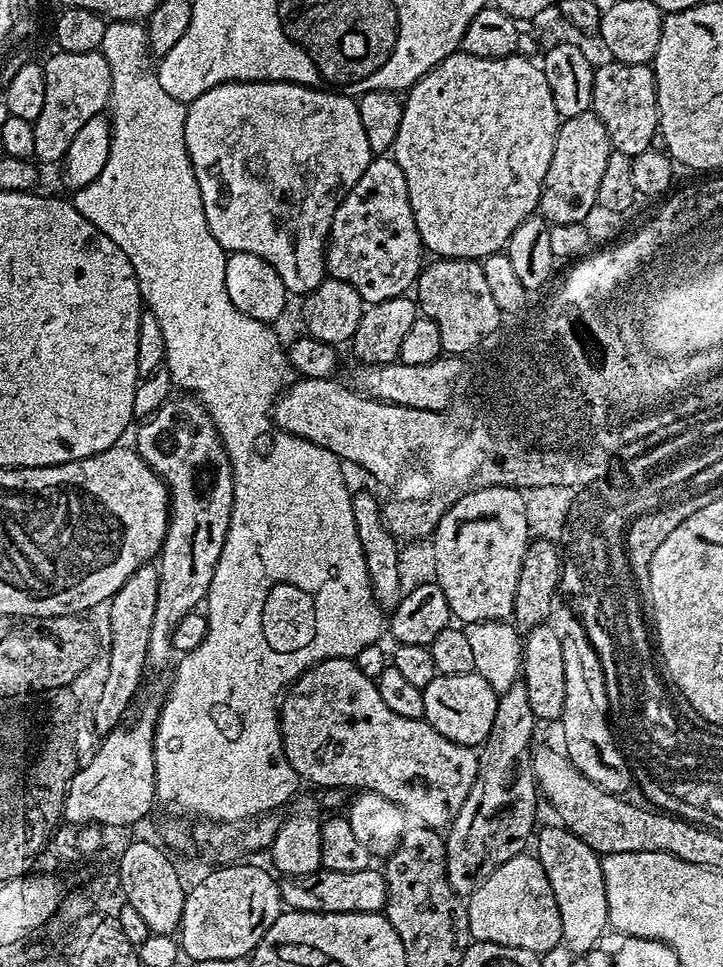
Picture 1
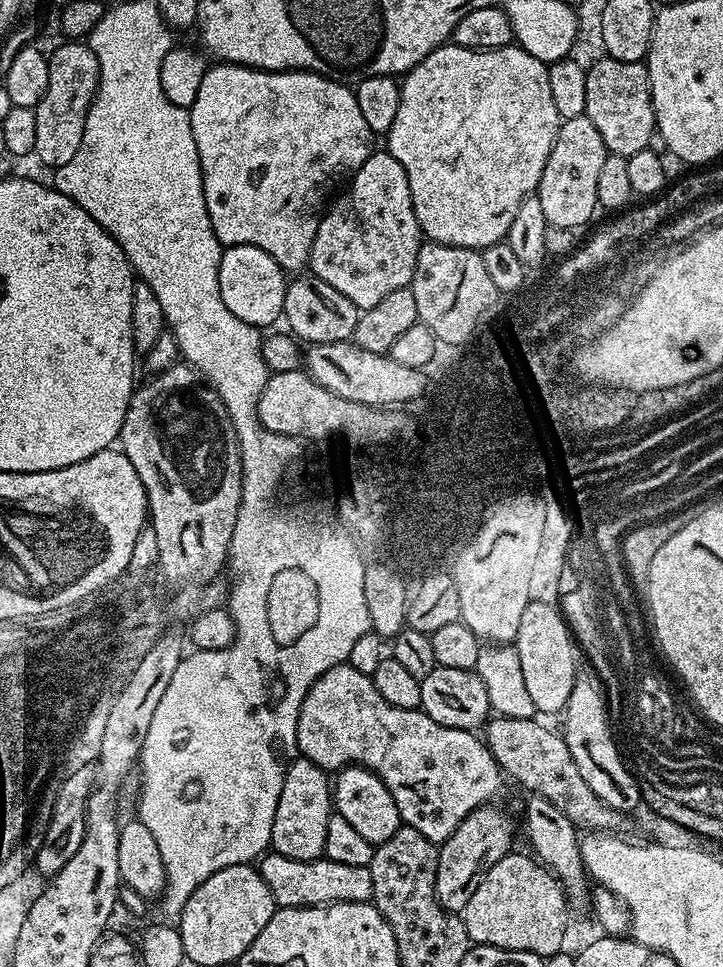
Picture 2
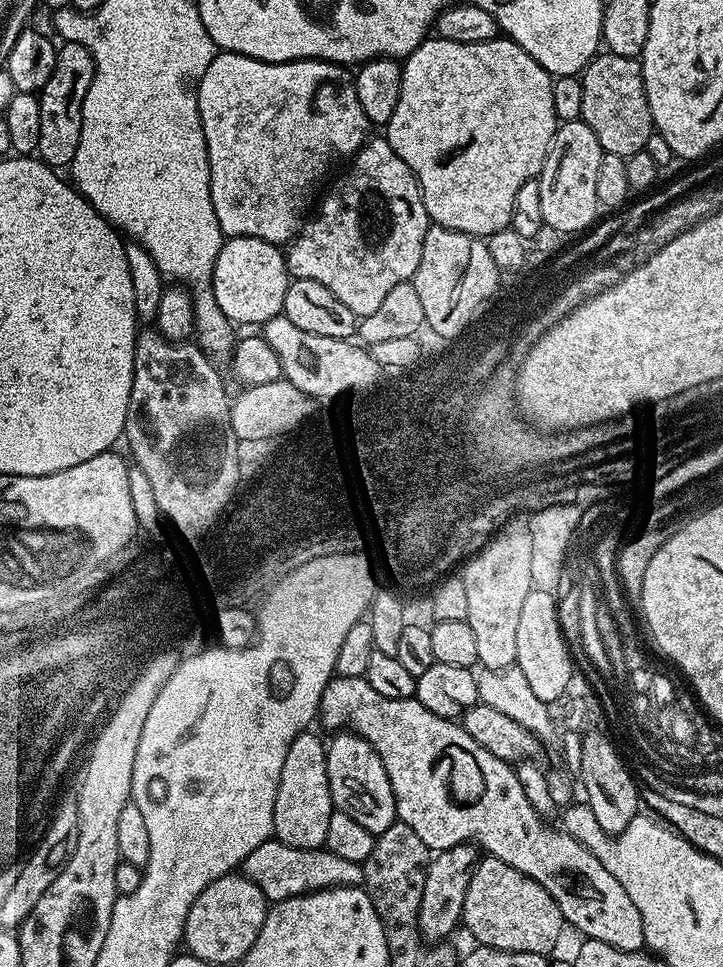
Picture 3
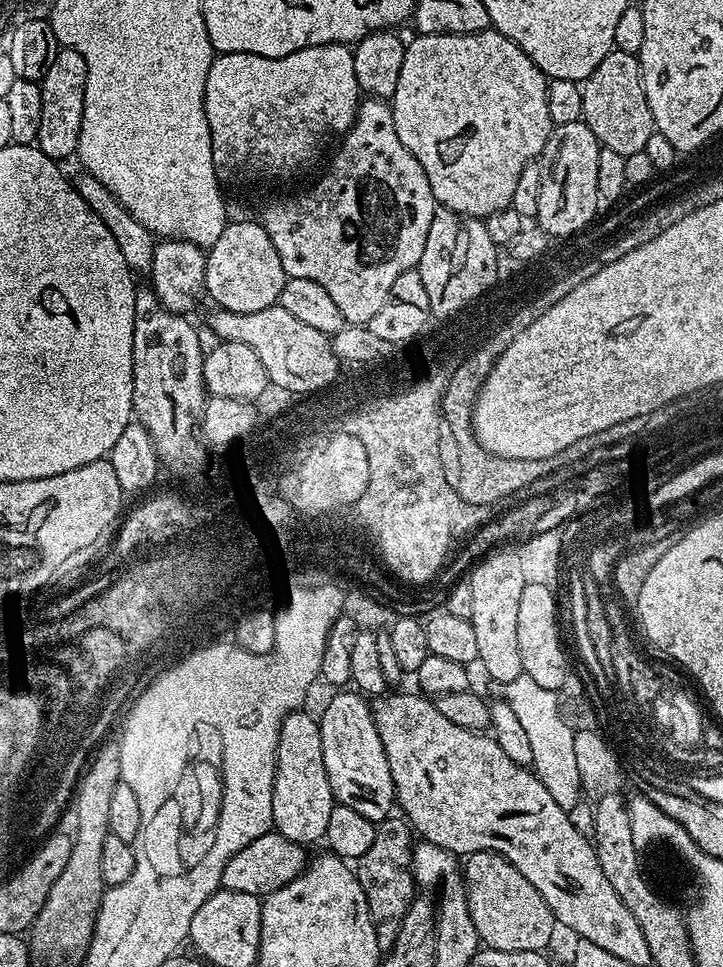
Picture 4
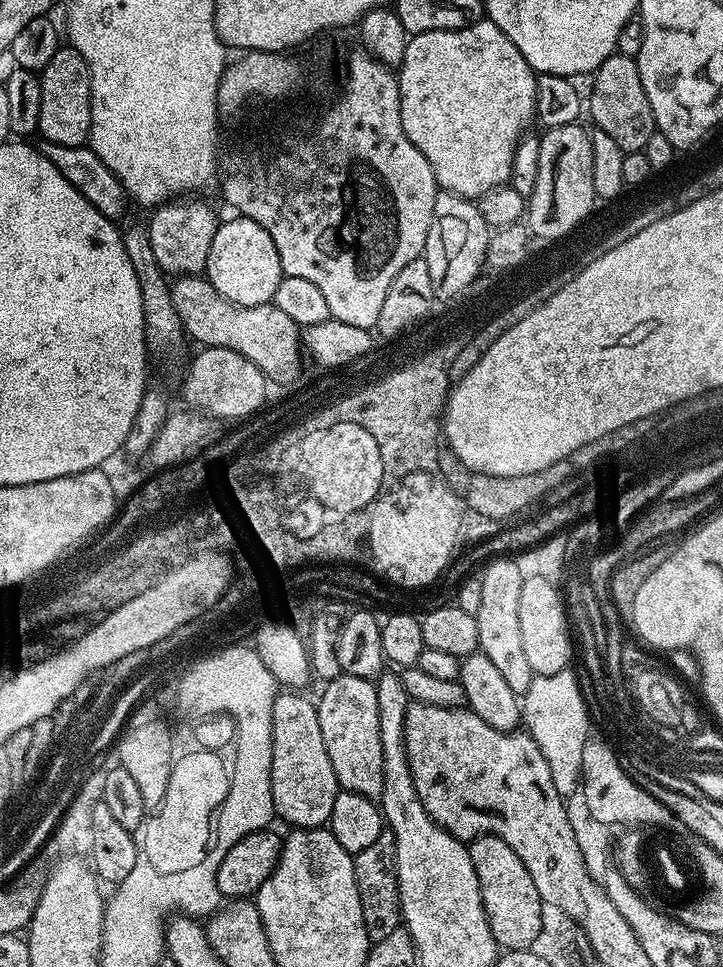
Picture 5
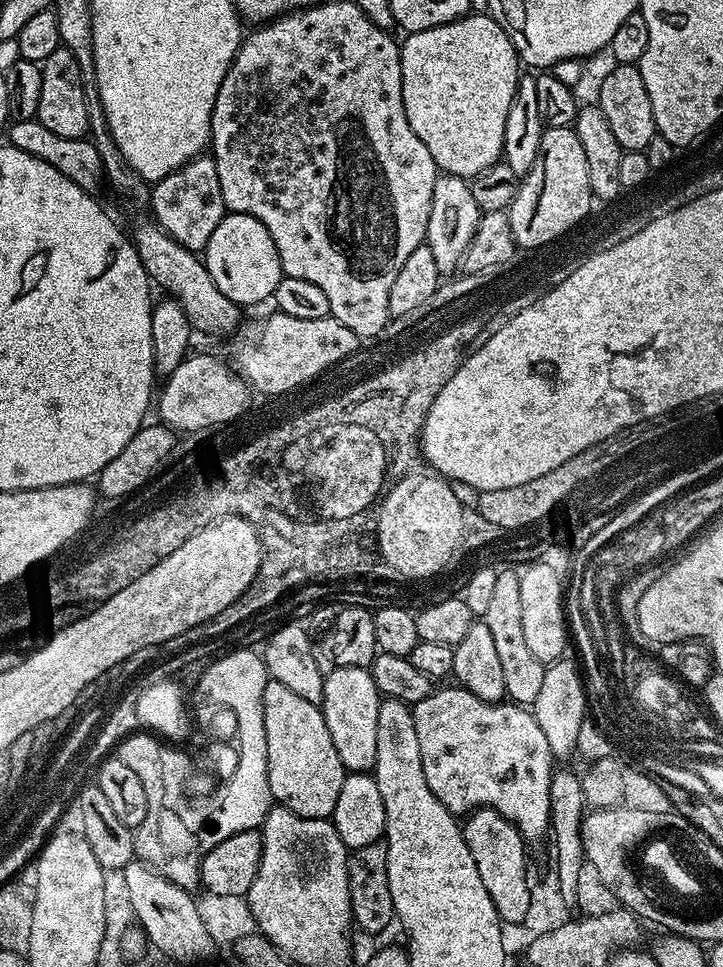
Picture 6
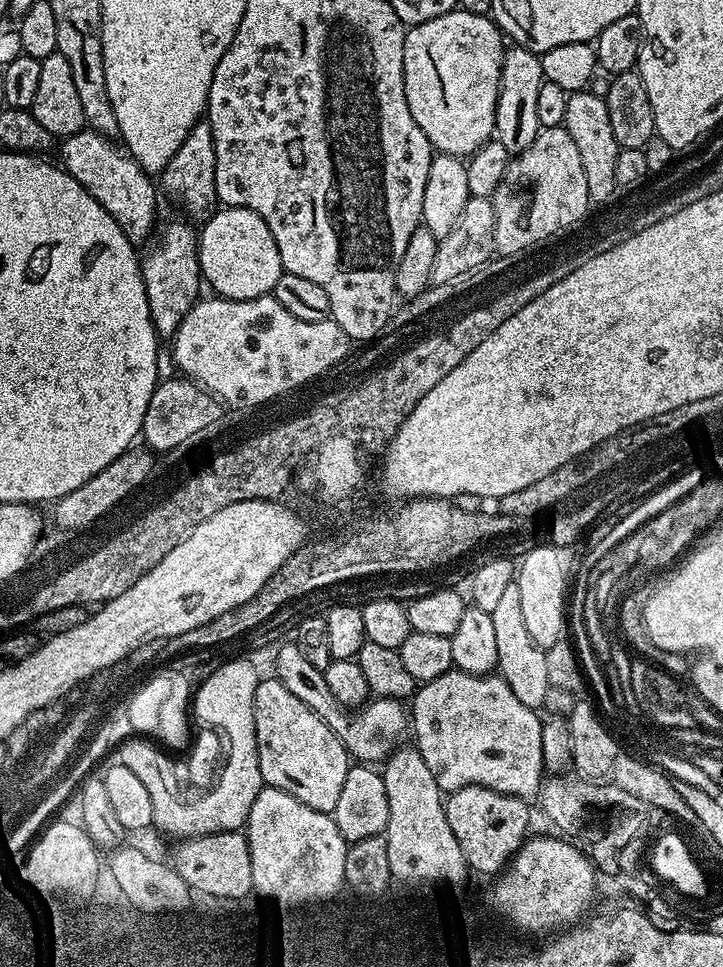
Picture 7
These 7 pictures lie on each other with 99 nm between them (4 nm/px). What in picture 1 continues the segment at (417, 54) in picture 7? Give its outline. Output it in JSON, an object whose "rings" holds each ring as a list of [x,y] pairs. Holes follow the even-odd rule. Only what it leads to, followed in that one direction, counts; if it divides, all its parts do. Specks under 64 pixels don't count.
{"rings":[[[457,50],[451,52],[442,62],[438,62],[438,66],[431,68],[417,84],[407,89],[403,102],[402,126],[398,126],[398,138],[394,142],[391,155],[406,178],[406,190],[410,198],[414,222],[418,226],[421,244],[433,257],[446,260],[483,261],[484,257],[493,256],[507,245],[520,223],[539,209],[542,182],[546,178],[546,170],[550,170],[550,158],[554,154],[554,142],[562,117],[554,106],[554,98],[550,94],[550,82],[546,82],[543,67],[537,61],[535,64],[534,61],[527,60],[523,54],[506,58],[478,58],[474,54]]]}

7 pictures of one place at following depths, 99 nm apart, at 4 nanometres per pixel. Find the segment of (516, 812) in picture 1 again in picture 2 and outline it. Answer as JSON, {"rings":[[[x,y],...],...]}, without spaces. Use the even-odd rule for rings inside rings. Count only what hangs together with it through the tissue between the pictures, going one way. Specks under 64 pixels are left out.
{"rings":[[[489,802],[475,808],[439,845],[438,870],[436,871],[436,897],[447,912],[463,913],[466,902],[470,902],[470,894],[478,890],[478,882],[502,858],[506,858],[508,853],[513,851],[512,839],[518,832],[518,824],[512,821],[512,816],[508,812],[503,812],[500,808],[495,808],[495,803]]]}

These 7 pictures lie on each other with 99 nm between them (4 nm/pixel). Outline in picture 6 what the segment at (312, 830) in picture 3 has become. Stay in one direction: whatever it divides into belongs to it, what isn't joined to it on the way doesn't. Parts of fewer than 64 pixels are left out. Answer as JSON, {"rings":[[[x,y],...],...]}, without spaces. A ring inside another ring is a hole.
{"rings":[[[269,679],[266,690],[262,690],[262,706],[264,707],[264,729],[266,730],[268,781],[273,801],[279,807],[290,810],[302,818],[329,819],[334,805],[338,802],[338,794],[342,791],[342,782],[346,773],[342,766],[342,758],[338,758],[334,738],[330,738],[330,730],[326,730],[323,712],[317,705],[306,702],[306,698],[294,694],[294,690],[290,690],[290,686],[282,686],[282,682],[274,679]]]}

